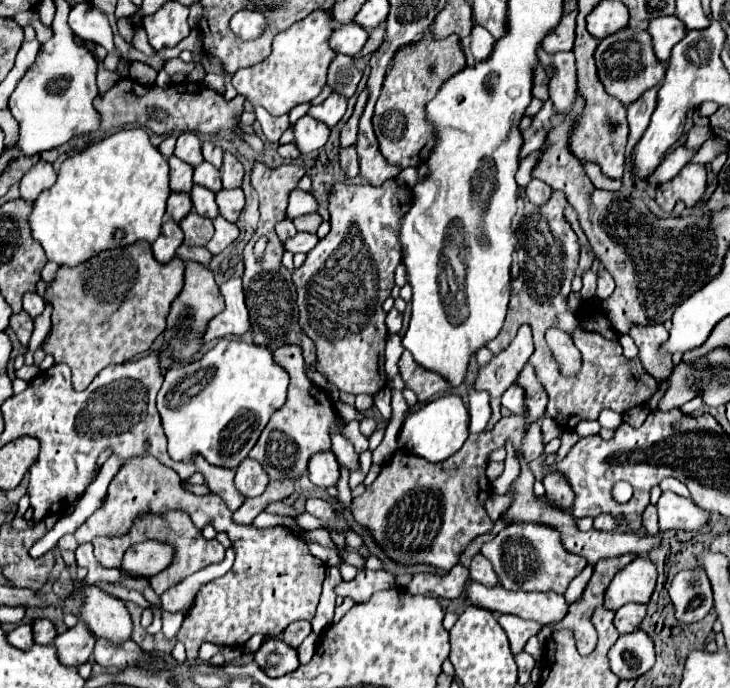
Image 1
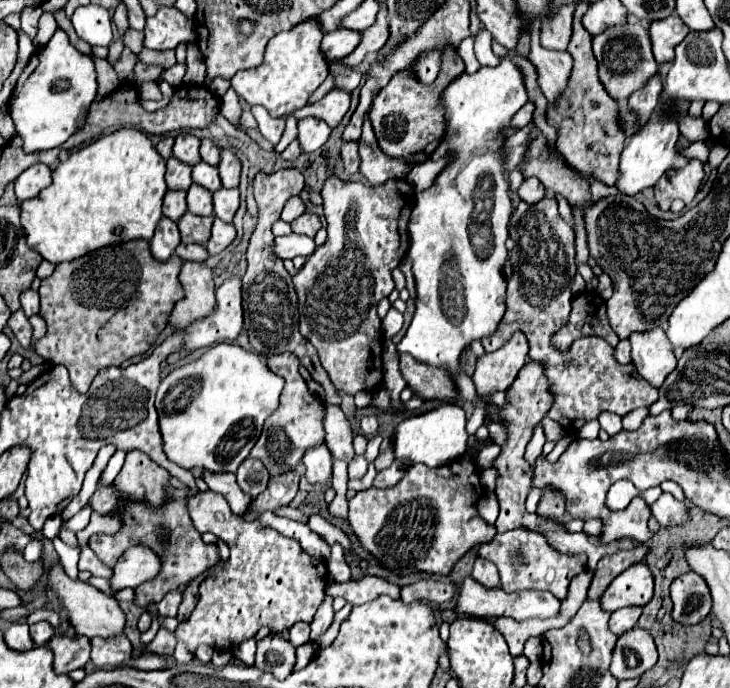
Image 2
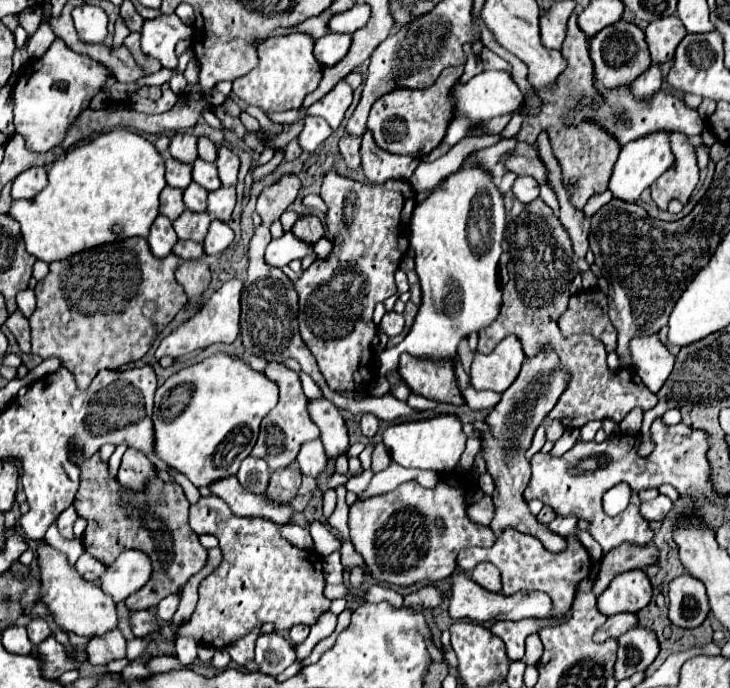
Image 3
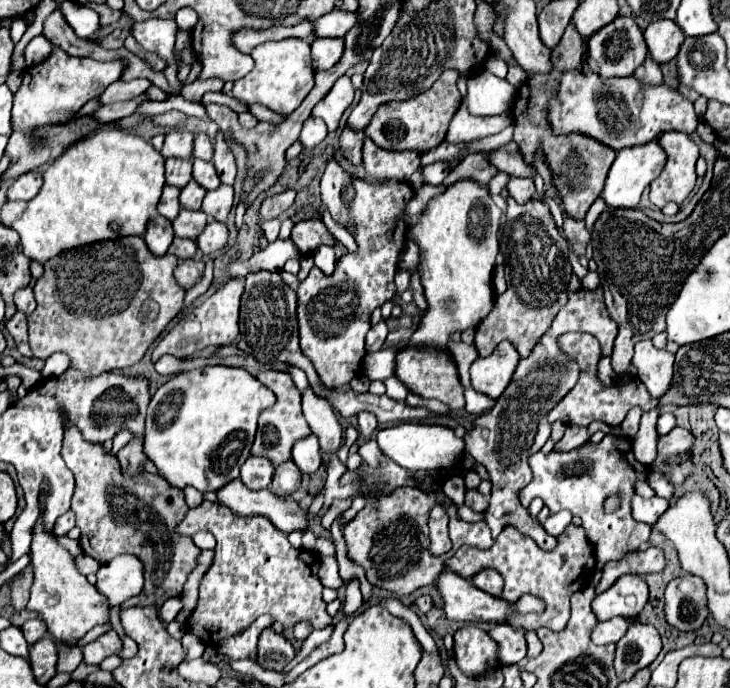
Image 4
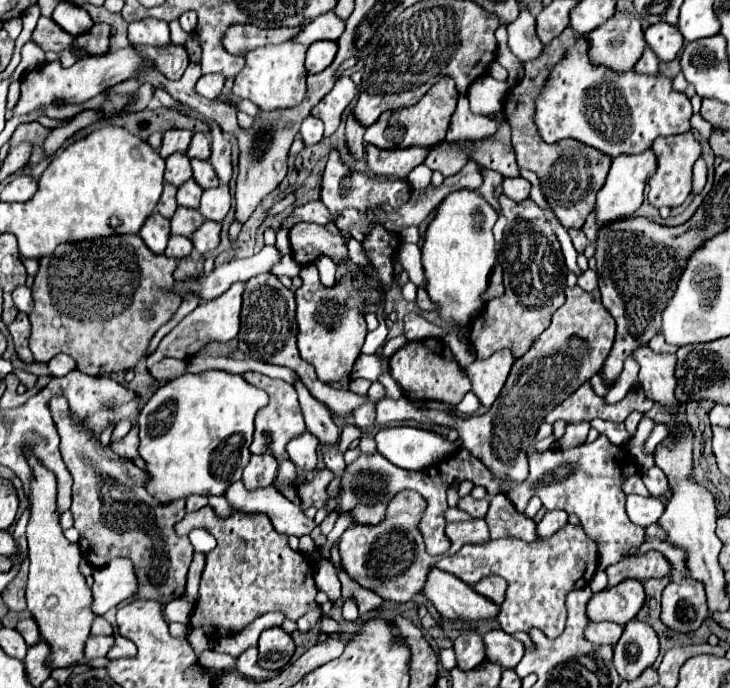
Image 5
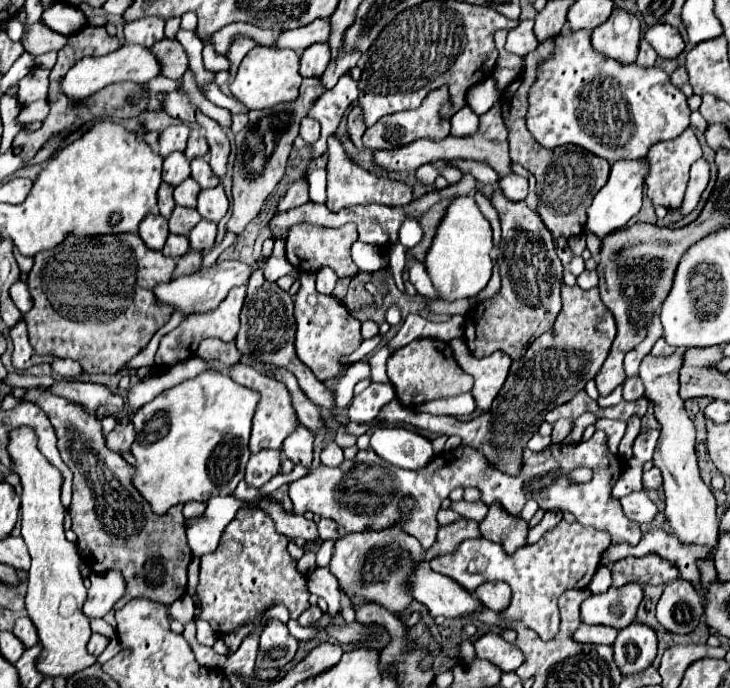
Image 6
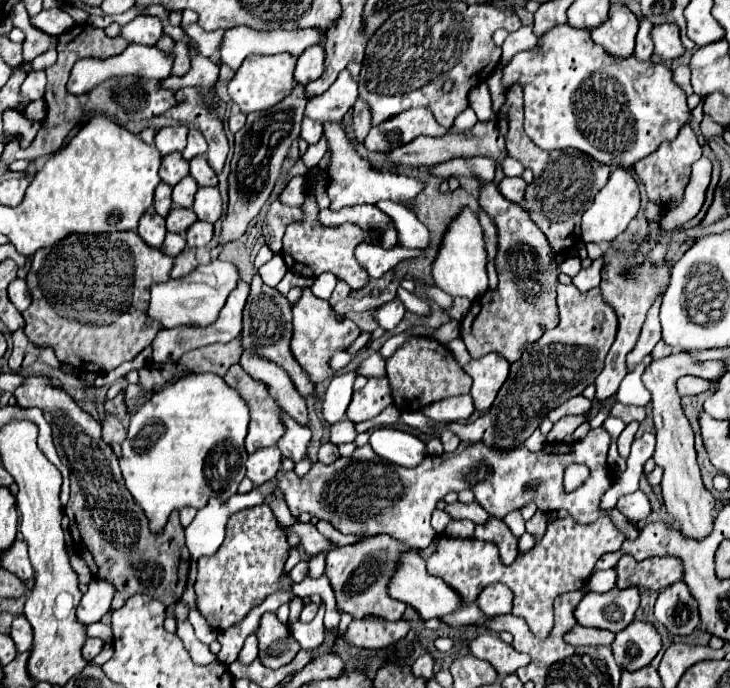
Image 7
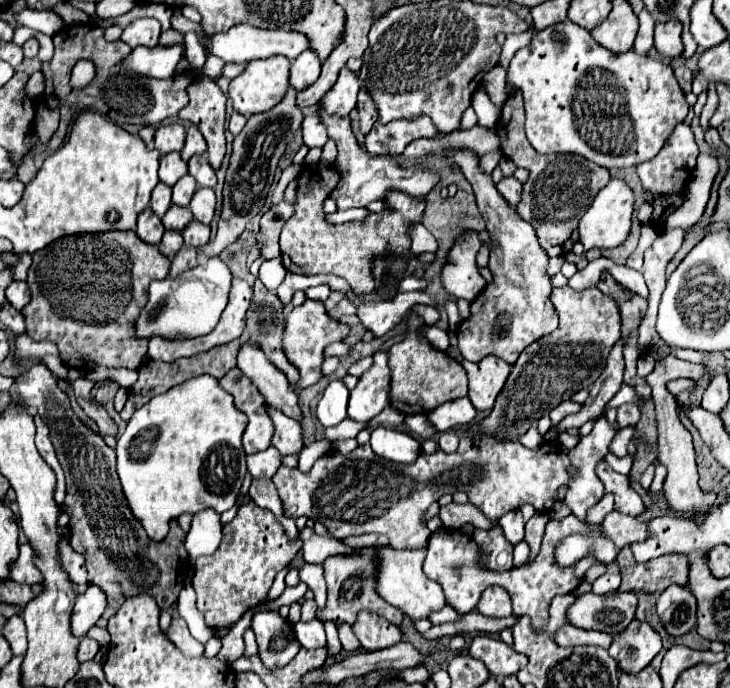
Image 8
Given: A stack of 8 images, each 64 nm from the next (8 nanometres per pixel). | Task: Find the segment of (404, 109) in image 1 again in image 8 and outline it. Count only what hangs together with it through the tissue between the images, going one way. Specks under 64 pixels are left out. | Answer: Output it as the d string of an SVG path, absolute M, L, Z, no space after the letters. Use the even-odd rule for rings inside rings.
M426 114L416 118L400 118L388 124L376 122L366 136L366 150L374 156L382 154L400 154L400 148L406 148L416 138L434 138L436 126Z

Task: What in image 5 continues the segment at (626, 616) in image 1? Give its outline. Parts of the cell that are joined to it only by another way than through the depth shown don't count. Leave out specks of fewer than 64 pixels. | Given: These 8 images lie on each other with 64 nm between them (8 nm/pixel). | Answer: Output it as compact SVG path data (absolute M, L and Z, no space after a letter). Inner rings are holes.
M590 622L588 628L586 628L586 636L588 636L590 642L594 642L598 646L600 644L614 646L620 640L622 630L624 630L624 626L620 626L616 622L598 622L598 624Z

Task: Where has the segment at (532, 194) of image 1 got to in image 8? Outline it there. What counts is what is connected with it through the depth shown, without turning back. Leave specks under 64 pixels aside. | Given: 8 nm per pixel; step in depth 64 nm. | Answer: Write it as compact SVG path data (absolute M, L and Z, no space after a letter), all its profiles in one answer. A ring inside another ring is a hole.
M510 176L510 178L502 178L502 180L498 182L498 192L506 198L506 202L508 202L508 204L516 206L516 204L520 202L522 182L520 182L520 180L516 180L514 176Z

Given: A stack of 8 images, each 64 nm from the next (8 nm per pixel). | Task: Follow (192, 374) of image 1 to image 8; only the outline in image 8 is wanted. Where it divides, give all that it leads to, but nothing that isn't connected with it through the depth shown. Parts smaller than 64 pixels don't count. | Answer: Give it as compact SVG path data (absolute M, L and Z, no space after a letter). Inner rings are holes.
M208 374L190 378L168 392L154 396L134 412L126 432L118 438L118 476L134 516L144 524L144 530L152 540L162 540L168 534L168 522L178 518L182 512L196 514L204 508L214 508L222 514L234 506L246 474L246 452L242 448L246 424L248 418L236 408L234 396Z

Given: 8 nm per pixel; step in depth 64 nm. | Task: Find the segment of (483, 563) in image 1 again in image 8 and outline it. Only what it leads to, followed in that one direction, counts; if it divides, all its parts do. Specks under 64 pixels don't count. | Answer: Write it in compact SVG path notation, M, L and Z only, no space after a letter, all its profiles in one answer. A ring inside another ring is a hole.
M500 586L486 588L486 592L482 594L482 598L478 602L478 612L484 616L490 616L490 618L512 616L512 602L510 602L508 592Z

